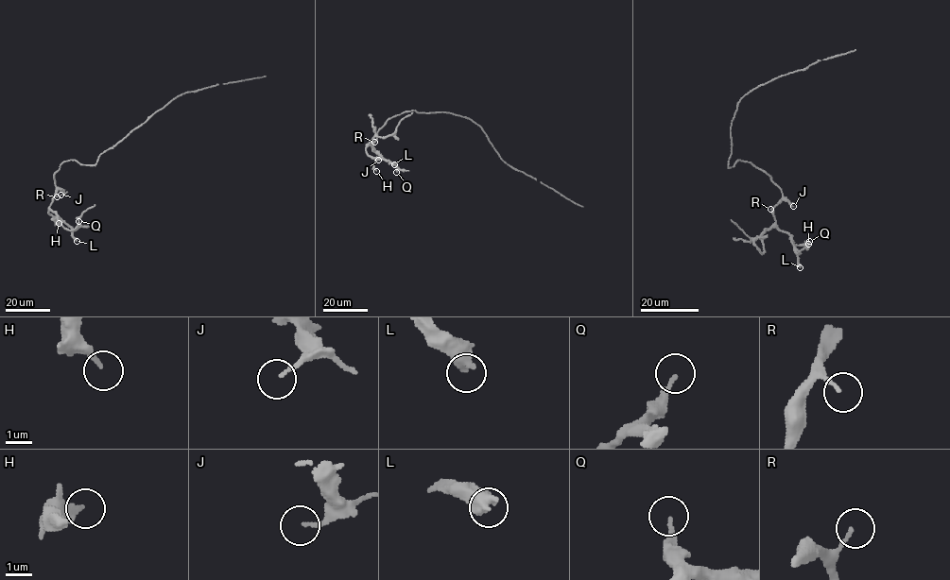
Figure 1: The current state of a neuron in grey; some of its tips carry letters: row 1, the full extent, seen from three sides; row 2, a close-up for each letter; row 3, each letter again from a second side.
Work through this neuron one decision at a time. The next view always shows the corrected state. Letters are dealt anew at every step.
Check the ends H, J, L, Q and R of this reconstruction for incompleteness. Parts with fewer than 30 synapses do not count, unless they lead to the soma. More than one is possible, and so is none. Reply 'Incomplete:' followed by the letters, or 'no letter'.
Incomplete: L

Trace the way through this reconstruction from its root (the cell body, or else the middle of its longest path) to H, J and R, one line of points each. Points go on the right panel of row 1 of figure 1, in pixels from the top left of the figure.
H: (731, 142), (728, 167), (742, 161), (763, 170), (782, 193), (773, 209), (775, 225), (795, 244), (808, 244)
J: (731, 142), (728, 167), (733, 167), (738, 161), (750, 162), (770, 178), (793, 206)
R: (731, 142), (728, 167), (733, 167), (738, 161), (750, 162), (763, 170), (781, 190), (782, 199), (770, 209)

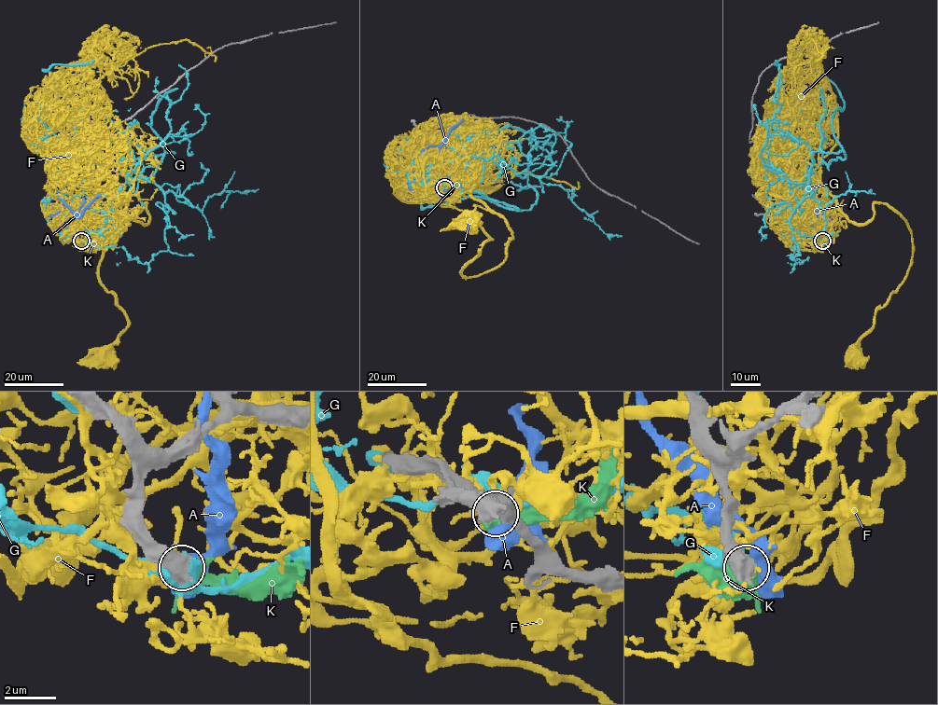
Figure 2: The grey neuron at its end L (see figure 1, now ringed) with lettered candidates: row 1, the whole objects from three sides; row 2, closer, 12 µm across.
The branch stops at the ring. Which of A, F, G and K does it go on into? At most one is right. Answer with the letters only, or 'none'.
K

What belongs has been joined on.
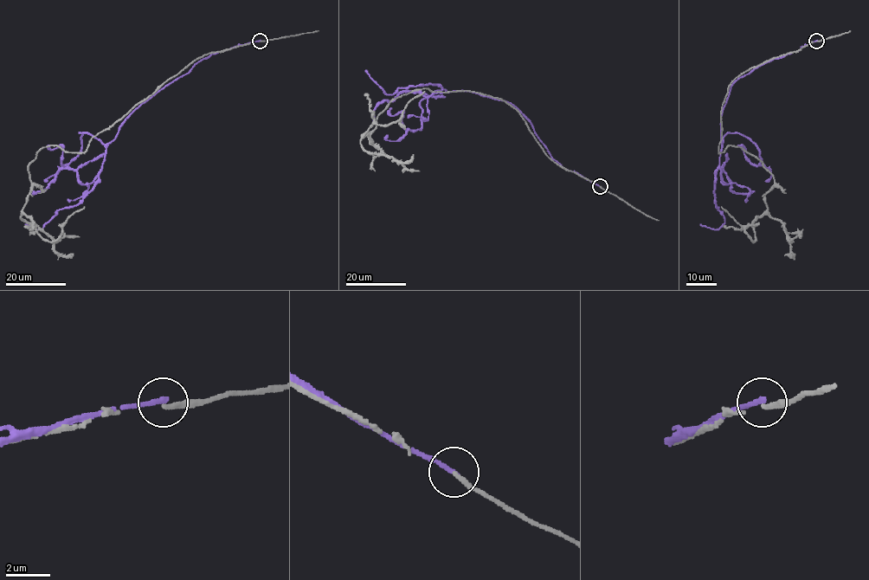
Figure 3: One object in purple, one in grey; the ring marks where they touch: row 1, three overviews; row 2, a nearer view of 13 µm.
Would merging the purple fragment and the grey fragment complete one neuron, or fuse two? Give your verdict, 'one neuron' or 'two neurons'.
two neurons

